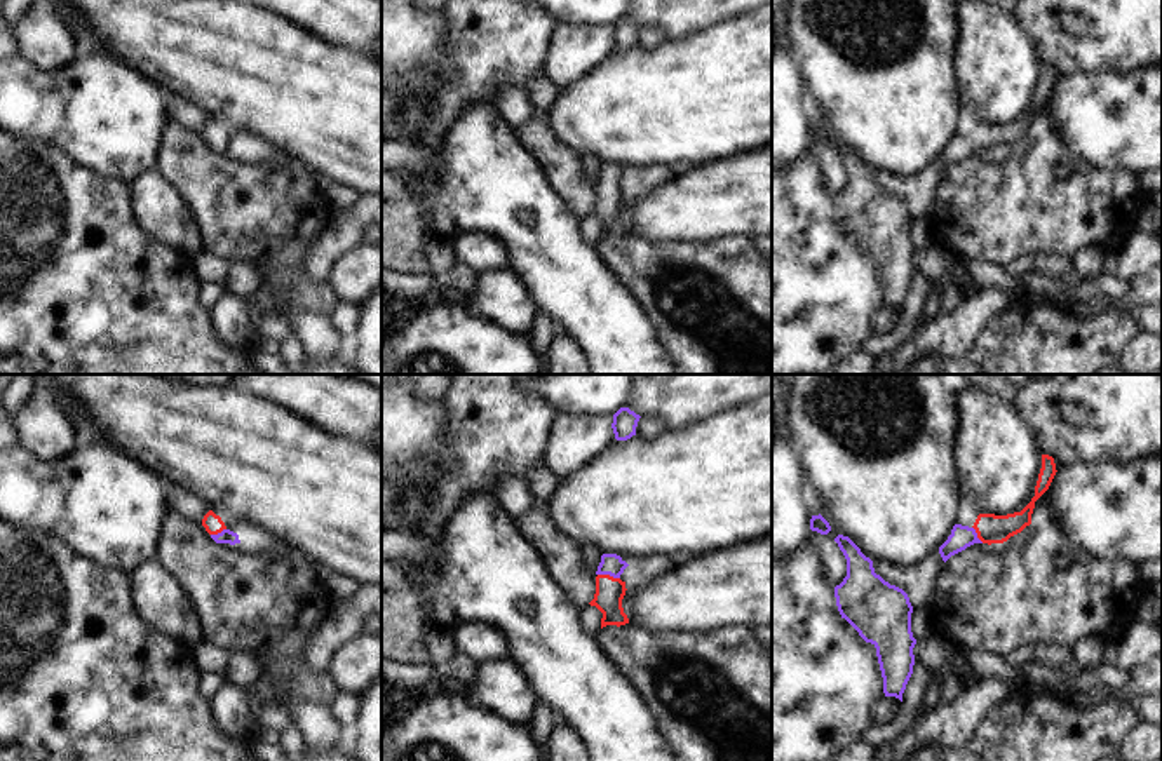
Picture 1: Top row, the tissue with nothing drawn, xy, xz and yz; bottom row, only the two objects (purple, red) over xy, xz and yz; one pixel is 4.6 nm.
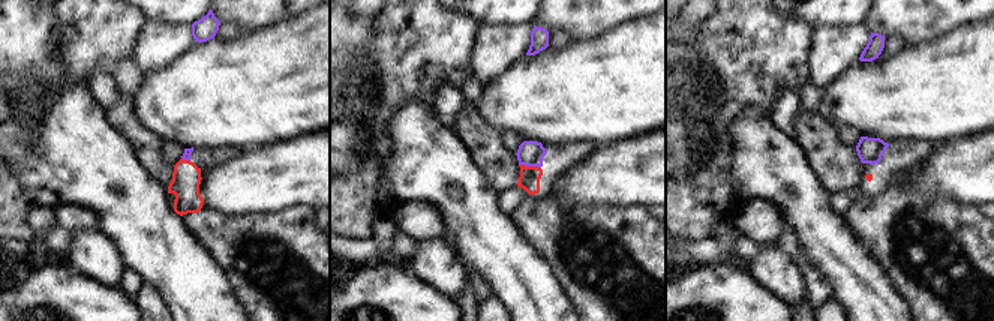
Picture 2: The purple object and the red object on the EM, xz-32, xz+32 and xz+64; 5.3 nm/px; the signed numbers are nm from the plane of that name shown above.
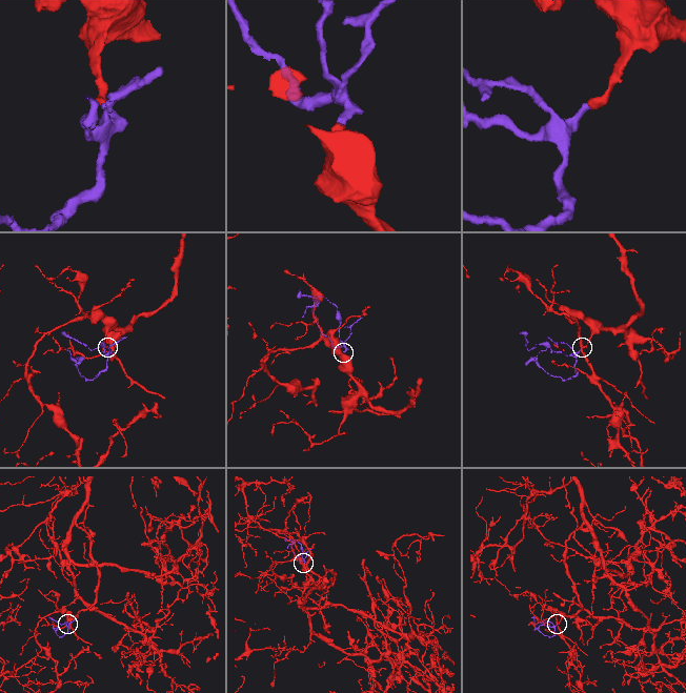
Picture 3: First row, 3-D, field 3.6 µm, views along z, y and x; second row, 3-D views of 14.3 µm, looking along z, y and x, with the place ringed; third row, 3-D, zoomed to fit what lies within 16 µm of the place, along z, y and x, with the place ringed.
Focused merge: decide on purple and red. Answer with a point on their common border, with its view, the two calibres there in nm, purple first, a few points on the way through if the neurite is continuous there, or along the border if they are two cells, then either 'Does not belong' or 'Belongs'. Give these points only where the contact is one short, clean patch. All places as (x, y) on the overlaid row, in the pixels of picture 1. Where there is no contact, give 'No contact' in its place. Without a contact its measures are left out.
Touches purple at xz (608, 573). Thickness 100 nm (purple) against 130 nm. Path across: xz (612, 565), (608, 573), (610, 591). Belongs.

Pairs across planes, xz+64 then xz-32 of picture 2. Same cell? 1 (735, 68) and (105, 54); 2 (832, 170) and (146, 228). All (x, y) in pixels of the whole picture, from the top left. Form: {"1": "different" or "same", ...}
{"1": "same", "2": "different"}

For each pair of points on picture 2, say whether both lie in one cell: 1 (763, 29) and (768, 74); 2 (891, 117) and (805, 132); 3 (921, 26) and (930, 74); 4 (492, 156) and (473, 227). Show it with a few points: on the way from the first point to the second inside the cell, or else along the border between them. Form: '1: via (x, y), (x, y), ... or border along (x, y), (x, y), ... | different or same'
1: via (763, 39), (763, 63) | same
2: border along (817, 113), (832, 126) | different
3: border along (955, 27), (934, 39), (909, 42), (906, 45) | different
4: border along (467, 149), (474, 165), (496, 192) | different

